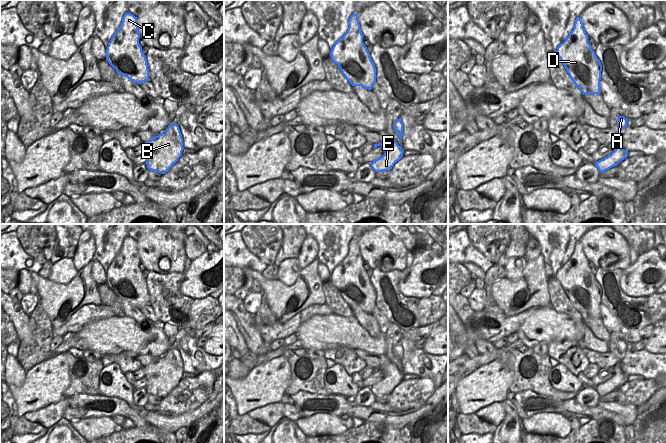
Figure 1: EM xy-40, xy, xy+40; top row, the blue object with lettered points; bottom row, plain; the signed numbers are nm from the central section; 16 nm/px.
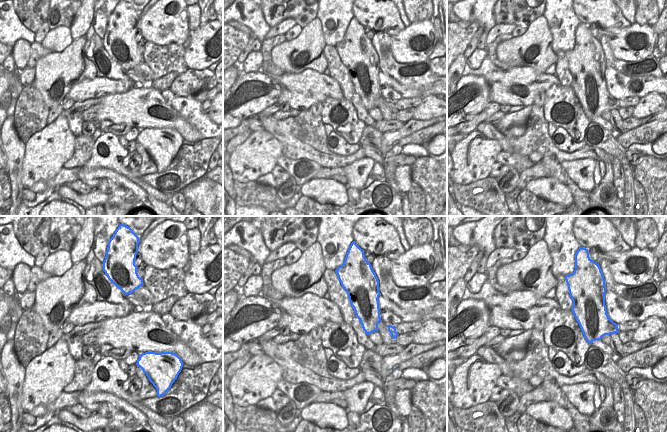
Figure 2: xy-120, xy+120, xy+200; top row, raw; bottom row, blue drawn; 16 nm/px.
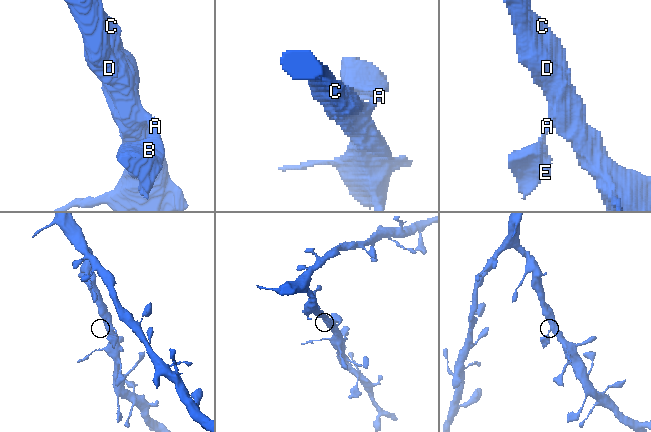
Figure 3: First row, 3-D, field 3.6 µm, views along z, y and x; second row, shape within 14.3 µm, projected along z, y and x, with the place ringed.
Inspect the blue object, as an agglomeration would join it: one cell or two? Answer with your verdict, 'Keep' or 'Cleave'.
Keep

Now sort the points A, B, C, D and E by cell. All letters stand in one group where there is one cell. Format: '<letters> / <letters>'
A B C D E

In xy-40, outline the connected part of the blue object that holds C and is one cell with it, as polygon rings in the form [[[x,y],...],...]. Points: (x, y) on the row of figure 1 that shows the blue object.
[[[127,12],[106,49],[106,60],[120,76],[134,83],[149,81],[146,56],[139,44],[137,17]]]

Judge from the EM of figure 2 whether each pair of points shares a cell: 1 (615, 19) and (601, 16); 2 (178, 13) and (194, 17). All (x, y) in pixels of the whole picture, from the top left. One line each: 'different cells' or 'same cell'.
1: same cell
2: different cells

